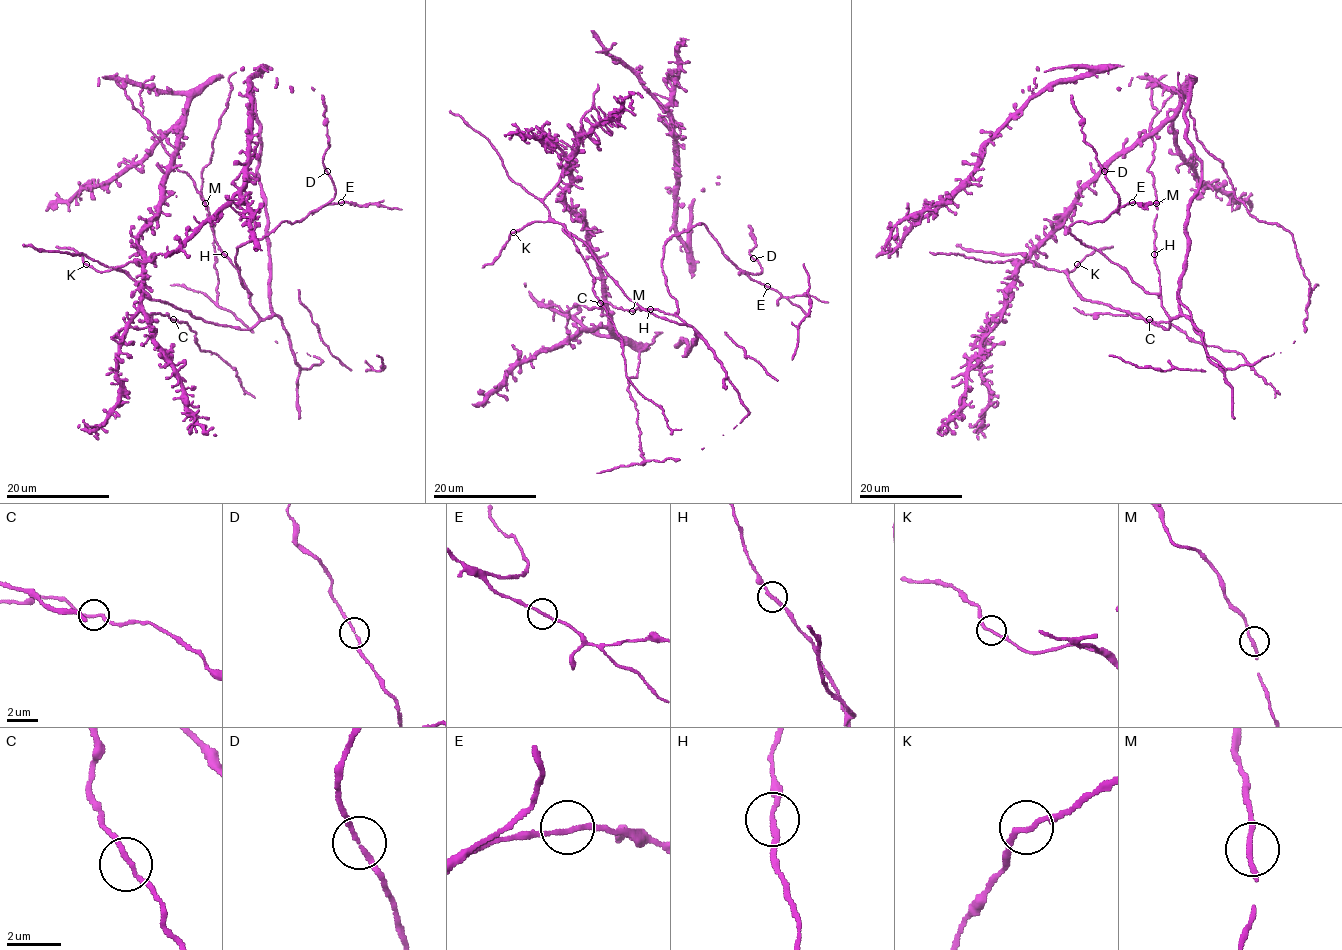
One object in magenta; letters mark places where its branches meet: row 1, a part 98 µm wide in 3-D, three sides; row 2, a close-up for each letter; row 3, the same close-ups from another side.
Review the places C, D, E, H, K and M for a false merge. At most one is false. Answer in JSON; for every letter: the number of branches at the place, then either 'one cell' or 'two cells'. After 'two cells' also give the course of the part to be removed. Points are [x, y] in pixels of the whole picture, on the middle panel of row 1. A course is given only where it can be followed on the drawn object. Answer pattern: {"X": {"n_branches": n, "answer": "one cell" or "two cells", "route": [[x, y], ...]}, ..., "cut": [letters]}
{"C": {"n_branches": 2, "answer": "one cell"}, "D": {"n_branches": 2, "answer": "one cell"}, "E": {"n_branches": 2, "answer": "one cell"}, "H": {"n_branches": 2, "answer": "one cell"}, "K": {"n_branches": 2, "answer": "one cell"}, "M": {"n_branches": 2, "answer": "one cell"}, "cut": []}

